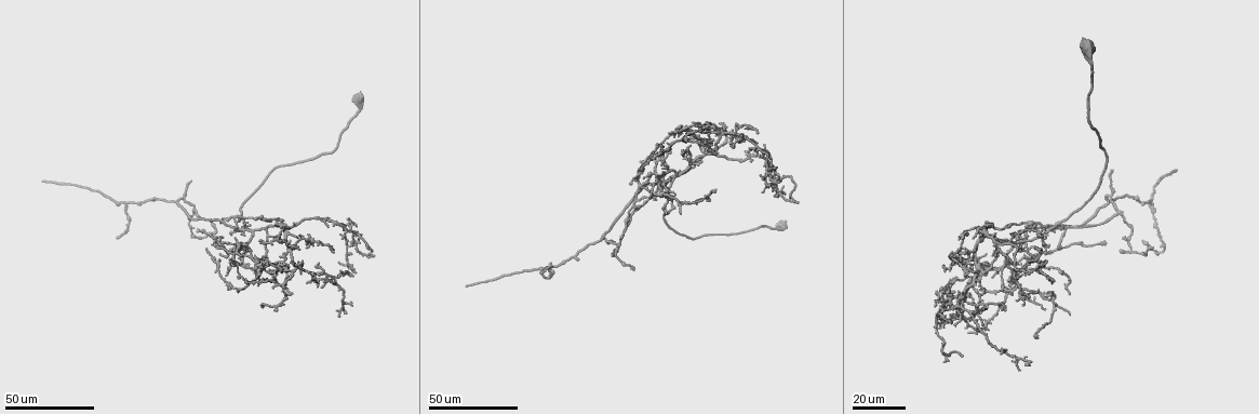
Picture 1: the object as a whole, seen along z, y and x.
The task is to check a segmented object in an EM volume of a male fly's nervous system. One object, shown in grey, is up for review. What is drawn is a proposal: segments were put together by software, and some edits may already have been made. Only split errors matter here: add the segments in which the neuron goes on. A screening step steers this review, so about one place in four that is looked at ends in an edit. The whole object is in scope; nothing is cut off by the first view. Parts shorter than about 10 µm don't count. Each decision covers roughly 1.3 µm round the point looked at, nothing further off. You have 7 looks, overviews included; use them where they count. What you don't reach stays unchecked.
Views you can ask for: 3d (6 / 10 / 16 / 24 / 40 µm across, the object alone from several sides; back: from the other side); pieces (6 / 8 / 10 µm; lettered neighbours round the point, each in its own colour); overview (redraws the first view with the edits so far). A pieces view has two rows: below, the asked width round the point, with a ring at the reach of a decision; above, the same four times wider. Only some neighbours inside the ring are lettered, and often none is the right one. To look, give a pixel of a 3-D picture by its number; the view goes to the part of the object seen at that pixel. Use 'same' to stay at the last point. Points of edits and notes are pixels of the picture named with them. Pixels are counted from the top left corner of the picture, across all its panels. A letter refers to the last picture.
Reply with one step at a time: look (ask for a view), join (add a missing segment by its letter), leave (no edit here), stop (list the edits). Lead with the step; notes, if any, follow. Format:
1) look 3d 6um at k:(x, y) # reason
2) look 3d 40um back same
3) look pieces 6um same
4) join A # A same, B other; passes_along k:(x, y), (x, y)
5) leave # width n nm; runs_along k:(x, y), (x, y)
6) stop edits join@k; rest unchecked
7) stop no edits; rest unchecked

look 3d 24um at 1:(656, 143) # branch stops here

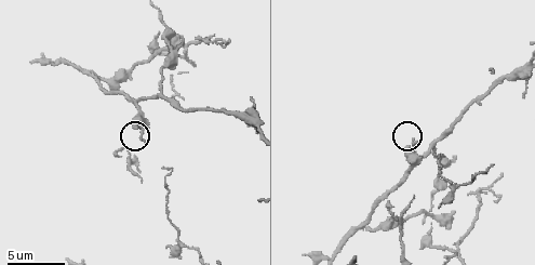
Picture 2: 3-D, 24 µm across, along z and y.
look pieces 8um at 2:(145, 141)

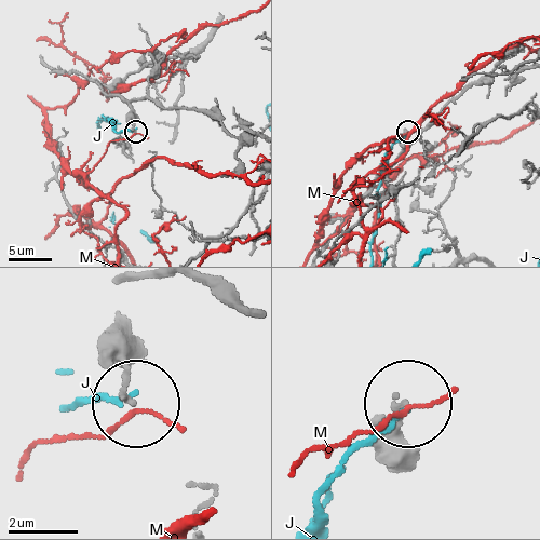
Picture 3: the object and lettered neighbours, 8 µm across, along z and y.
leave # width 190 nm; J other, M other; runs_along 3:(45, 63), (120, 96), (135, 131); none of them fits

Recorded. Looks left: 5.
look 3d 40um at 1:(667, 168) # branch stops here

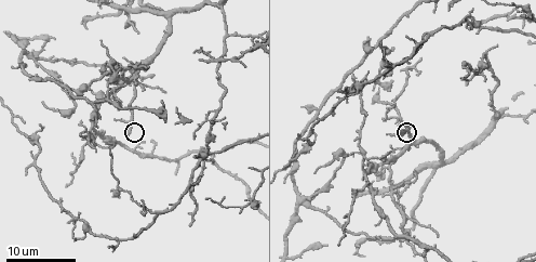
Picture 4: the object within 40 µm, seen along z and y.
look pieces 6um at 4:(396, 130)

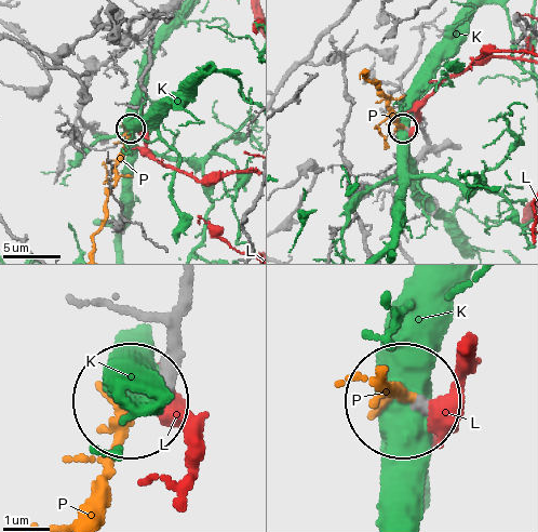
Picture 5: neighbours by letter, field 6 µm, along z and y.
join P # width 300 nm; K other, L other, P same; it goes on there

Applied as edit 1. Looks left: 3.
look overview

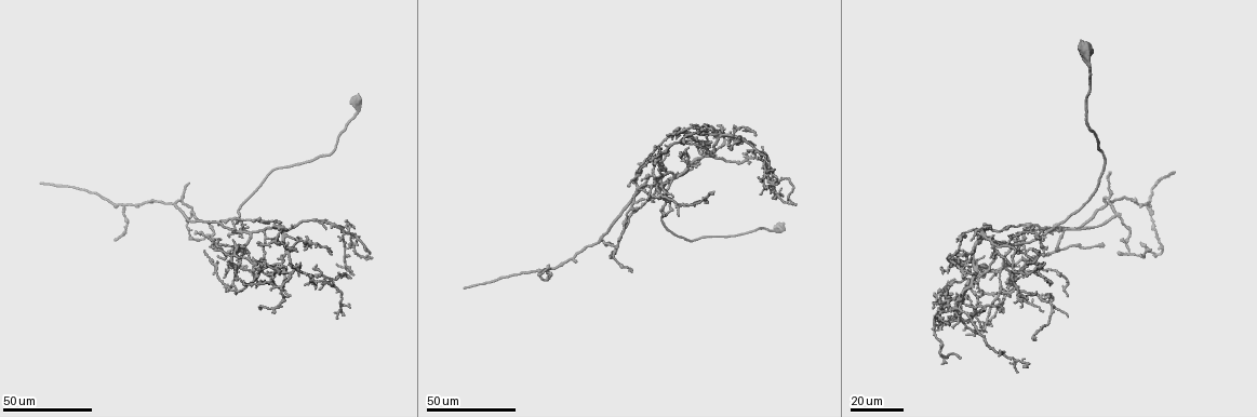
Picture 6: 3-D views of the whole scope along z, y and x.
look 3d 40um at 6:(39, 182) # end of a long branch

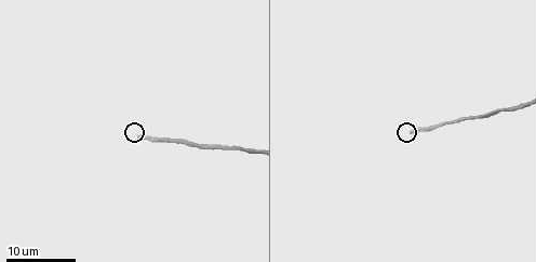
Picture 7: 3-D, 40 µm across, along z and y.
look pieces 8um at 7:(138, 139)

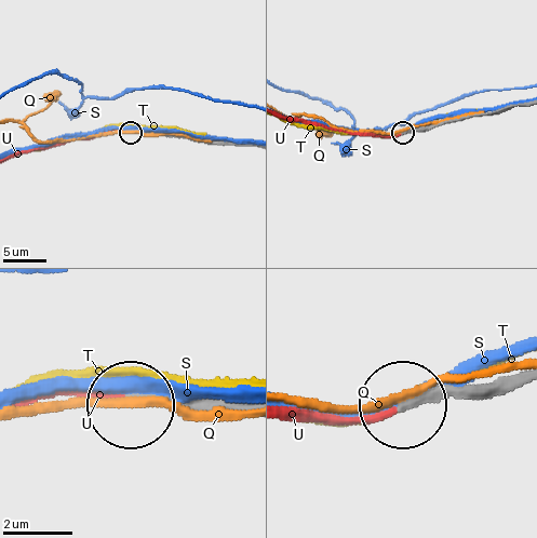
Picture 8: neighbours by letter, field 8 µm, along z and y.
join U # Q other, S other, T other, U same; passes_along 8:(217, 405), (81, 391), (19, 397); it goes on there

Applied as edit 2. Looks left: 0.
stop edits join@5, join@8; rest unchecked

